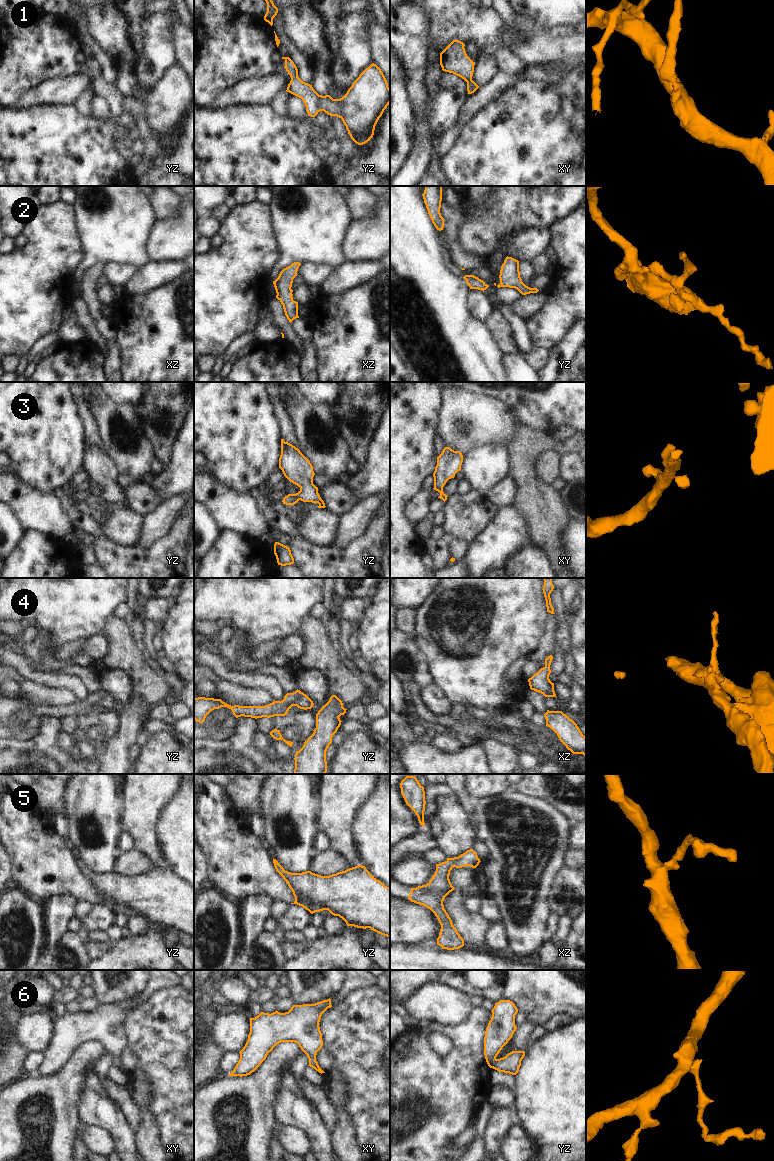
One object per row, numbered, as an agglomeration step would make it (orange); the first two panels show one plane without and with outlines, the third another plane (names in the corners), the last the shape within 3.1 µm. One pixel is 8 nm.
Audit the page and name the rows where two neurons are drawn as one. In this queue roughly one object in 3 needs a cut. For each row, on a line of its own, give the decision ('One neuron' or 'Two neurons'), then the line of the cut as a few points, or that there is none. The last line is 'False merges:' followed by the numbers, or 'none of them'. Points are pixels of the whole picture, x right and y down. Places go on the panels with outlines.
1: One neuron. No split
2: One neuron. No split
3: One neuron. No split
4: One neuron. No split
5: One neuron. No split
6: One neuron. No split
False merges: none of them

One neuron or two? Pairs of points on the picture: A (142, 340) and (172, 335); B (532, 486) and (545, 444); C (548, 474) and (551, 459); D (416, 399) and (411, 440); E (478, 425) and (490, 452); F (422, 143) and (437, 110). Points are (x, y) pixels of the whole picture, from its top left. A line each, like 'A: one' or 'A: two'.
A: one
B: one
C: one
D: one
E: two
F: two

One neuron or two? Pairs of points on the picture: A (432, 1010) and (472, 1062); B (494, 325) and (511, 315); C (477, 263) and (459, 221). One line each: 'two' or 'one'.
A: two
B: two
C: one

